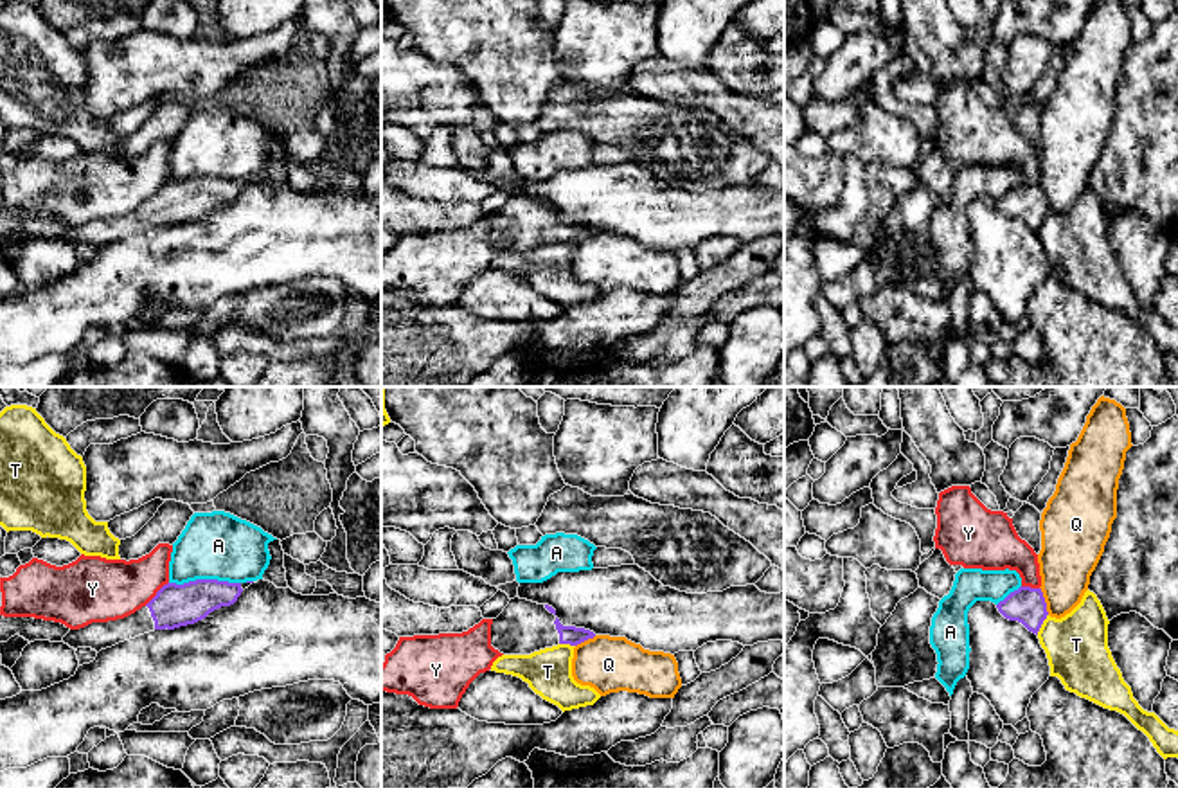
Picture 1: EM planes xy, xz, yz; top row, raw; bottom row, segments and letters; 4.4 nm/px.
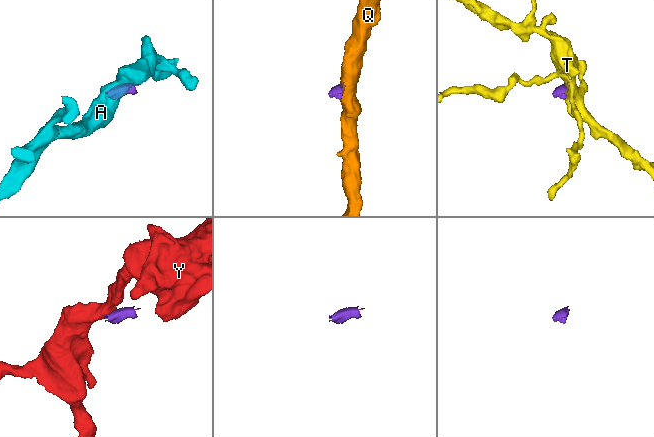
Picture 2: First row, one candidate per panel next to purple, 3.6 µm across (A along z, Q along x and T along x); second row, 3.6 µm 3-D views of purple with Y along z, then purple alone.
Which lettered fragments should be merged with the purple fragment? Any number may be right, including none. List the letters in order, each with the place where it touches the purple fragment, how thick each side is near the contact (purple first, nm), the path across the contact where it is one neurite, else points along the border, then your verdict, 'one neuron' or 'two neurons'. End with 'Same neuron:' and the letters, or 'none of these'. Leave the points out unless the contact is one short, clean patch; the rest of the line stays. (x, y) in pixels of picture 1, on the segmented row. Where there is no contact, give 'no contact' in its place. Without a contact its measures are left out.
A: meets purple in xy at (204, 580); 190 nm thick on the purple side, 300 nm on the other; two neurons
Q: meets purple in yz at (1044, 601); 160 nm thick on the purple side, 260 nm on the other; border along yz (1040, 587), (1049, 614); two neurons
T: meets purple in yz at (1042, 623); 160 nm thick on the purple side, 280 nm on the other; border along yz (1047, 614), (1036, 634); two neurons
Y: meets purple in xy at (157, 594); 190 nm thick on the purple side, 280 nm on the other; border along xy (168, 582), (144, 605); two neurons
Same neuron: none of these

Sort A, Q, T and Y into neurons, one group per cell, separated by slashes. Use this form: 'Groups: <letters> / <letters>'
Groups: A / Q / T / Y

